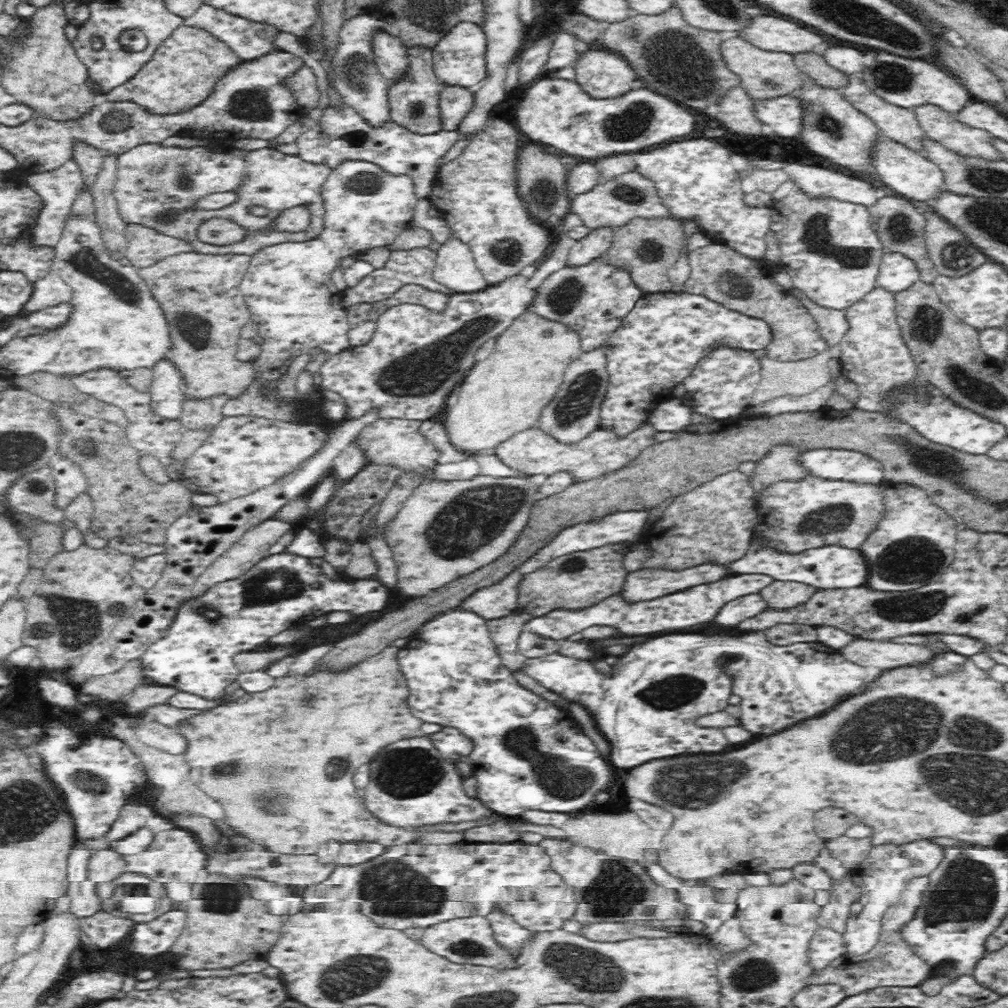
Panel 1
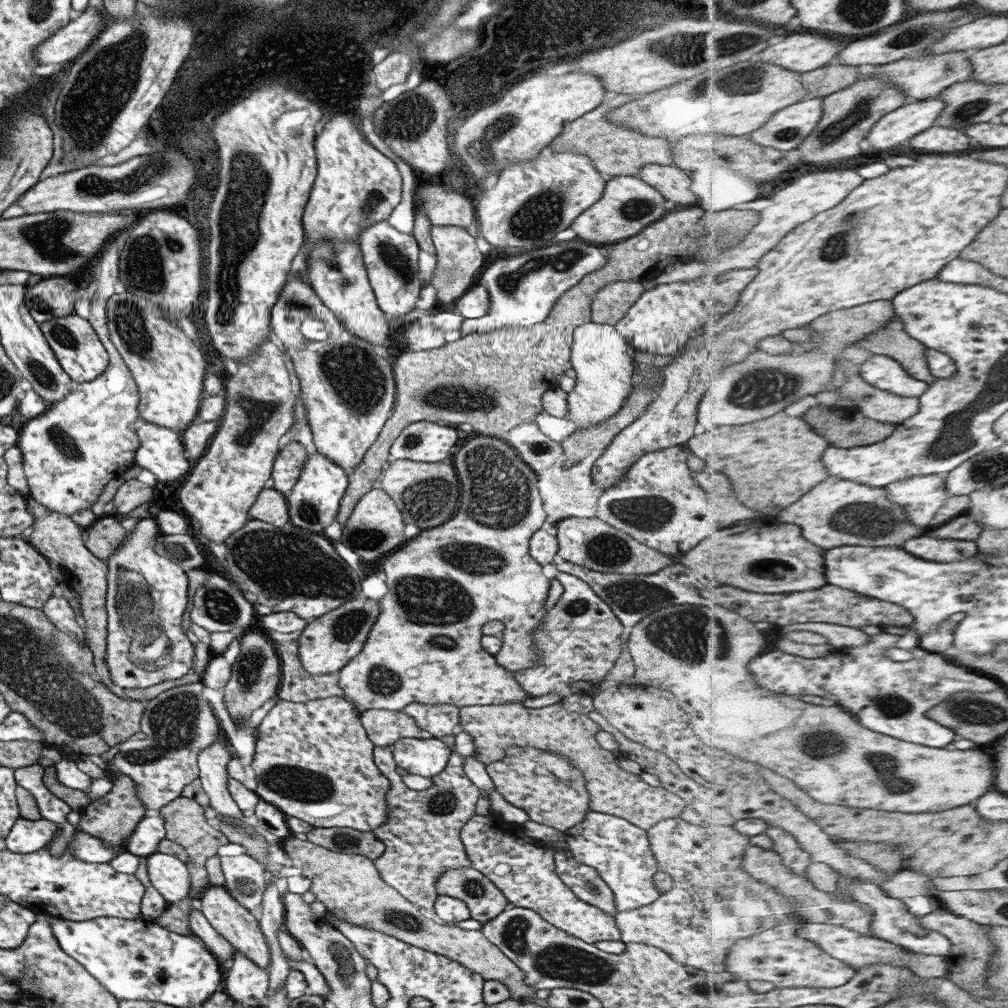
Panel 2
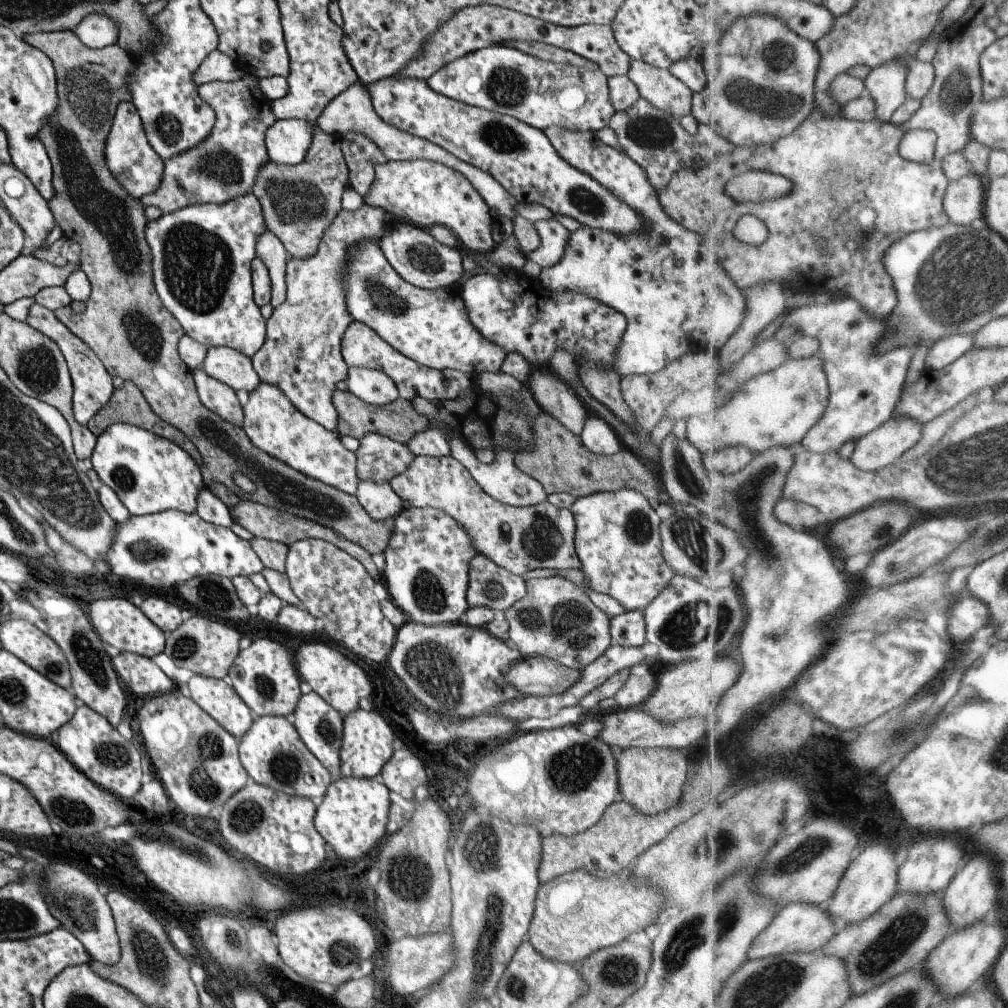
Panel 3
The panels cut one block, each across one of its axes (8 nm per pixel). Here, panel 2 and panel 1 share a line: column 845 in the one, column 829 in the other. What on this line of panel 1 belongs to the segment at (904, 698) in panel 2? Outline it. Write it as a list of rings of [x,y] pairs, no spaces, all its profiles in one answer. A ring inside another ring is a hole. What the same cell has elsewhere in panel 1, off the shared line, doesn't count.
[[[764,630],[742,634],[740,642],[746,646],[746,650],[740,654],[738,660],[730,660],[722,664],[720,670],[724,676],[730,678],[732,694],[740,696],[740,708],[742,708],[740,724],[748,732],[760,732],[760,734],[778,732],[798,720],[822,714],[847,698],[846,694],[862,691],[866,686],[864,682],[868,676],[862,666],[848,662],[837,650],[830,650],[819,642],[774,646],[768,642],[768,636]]]

